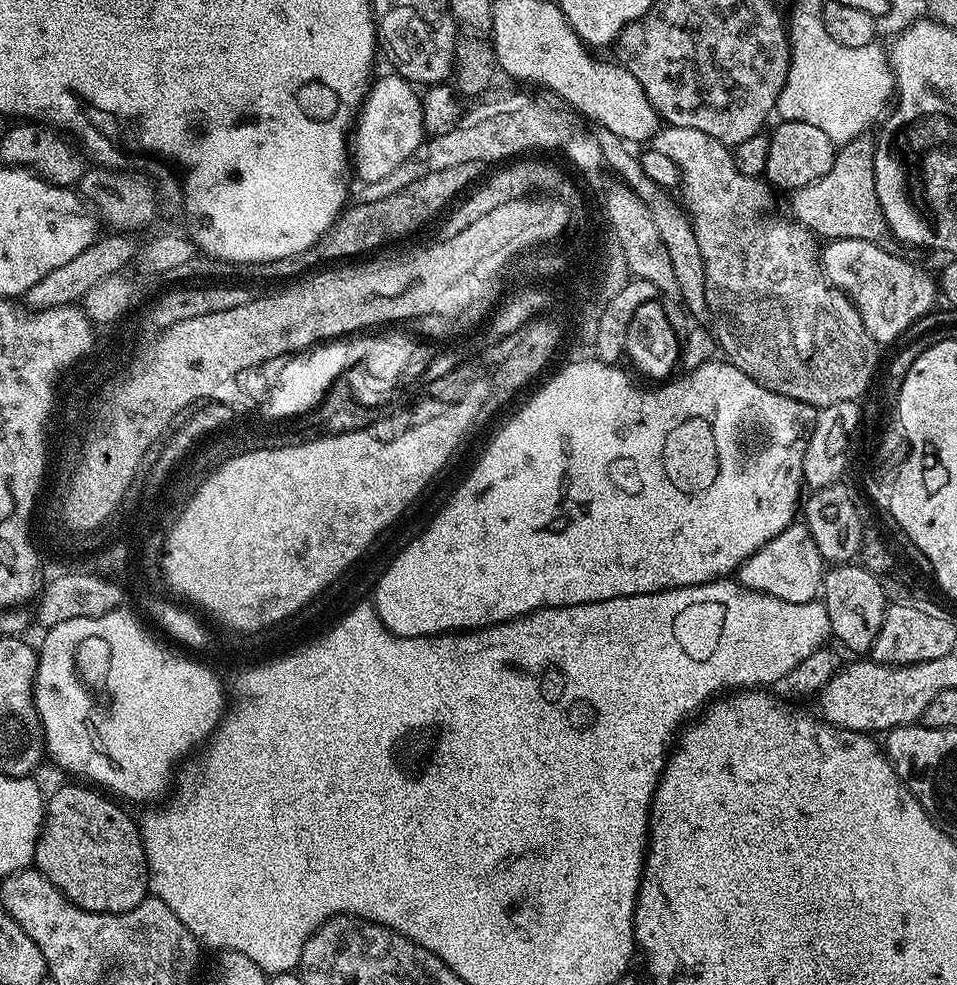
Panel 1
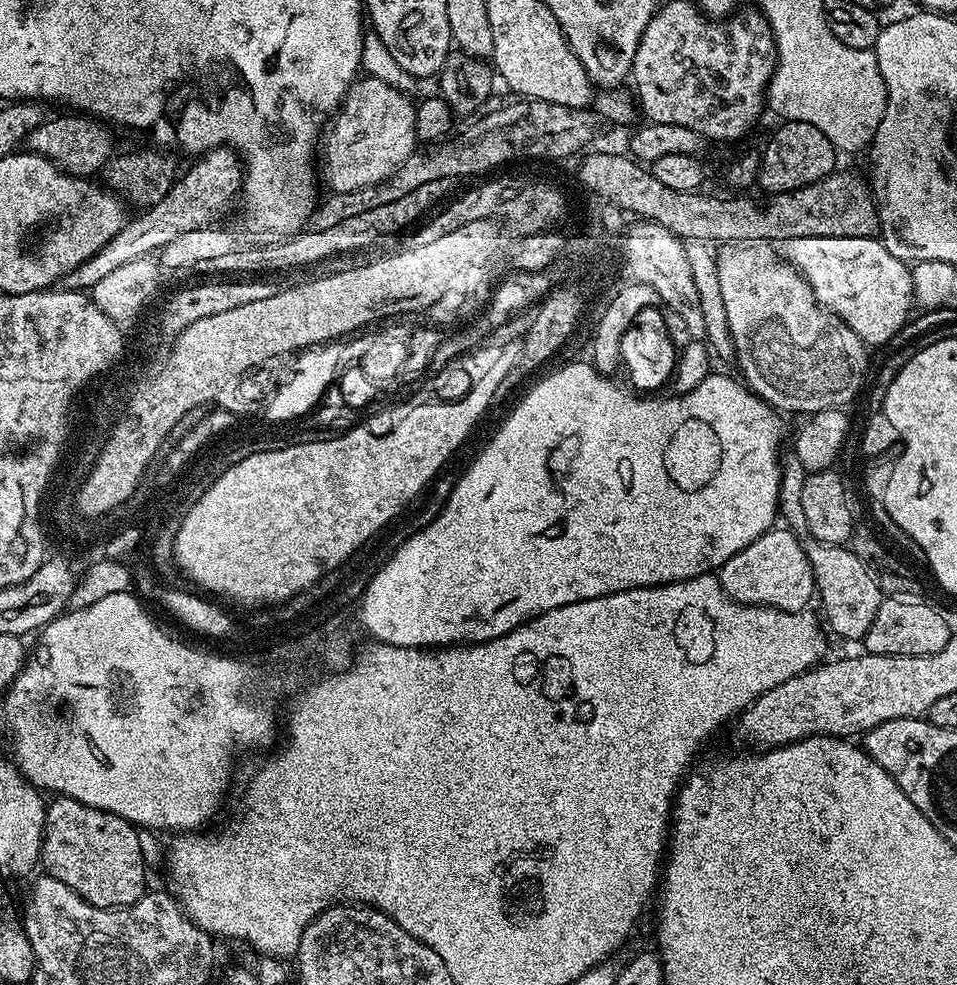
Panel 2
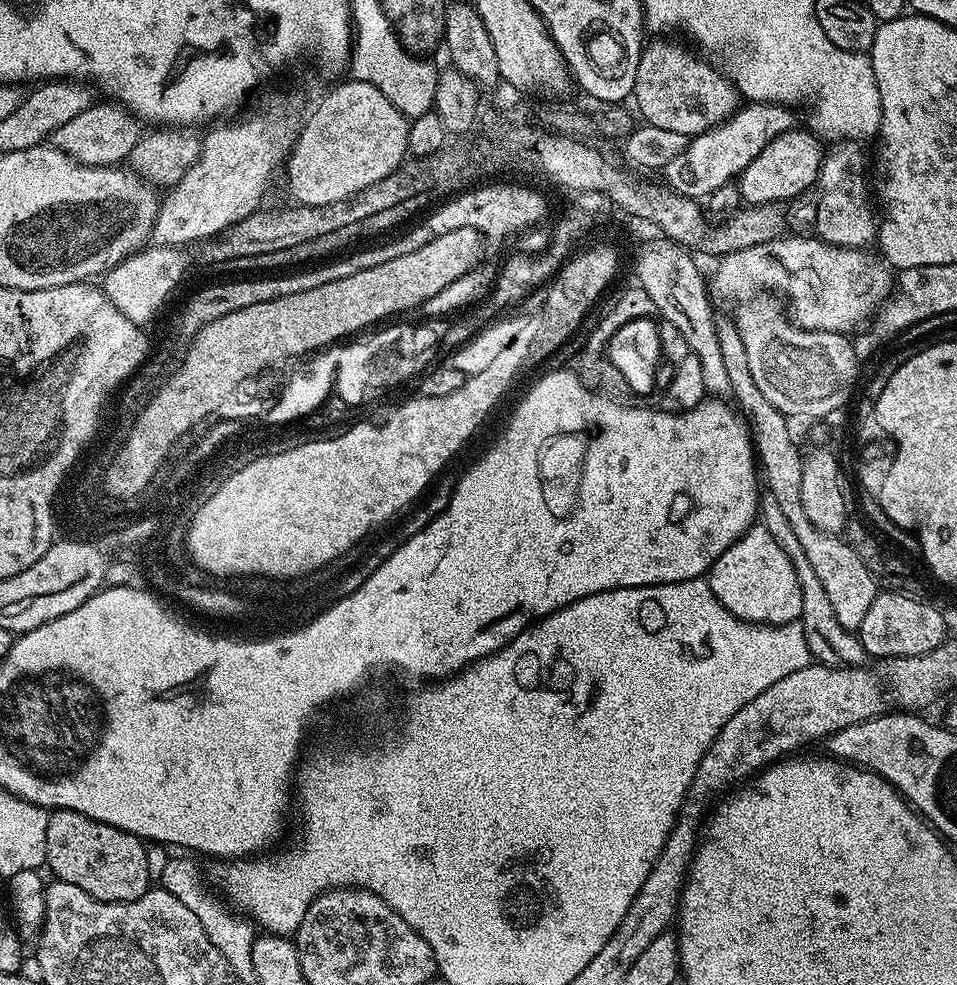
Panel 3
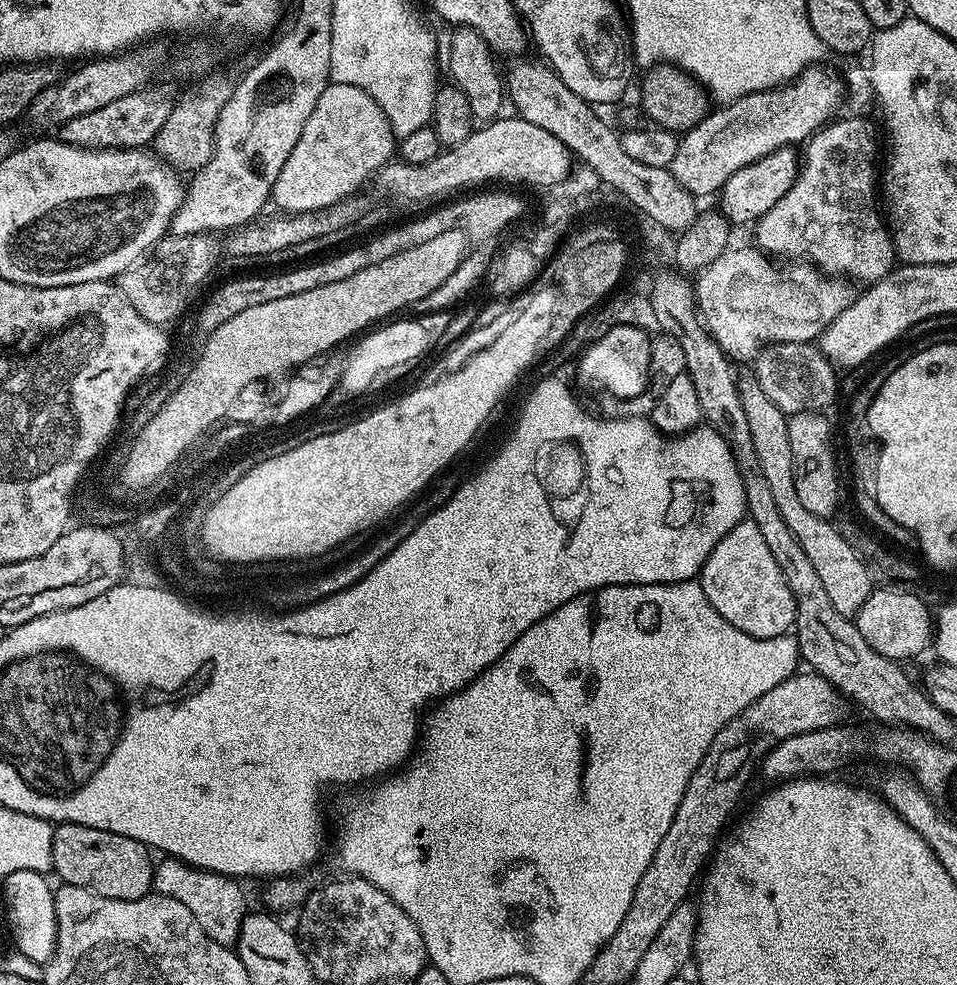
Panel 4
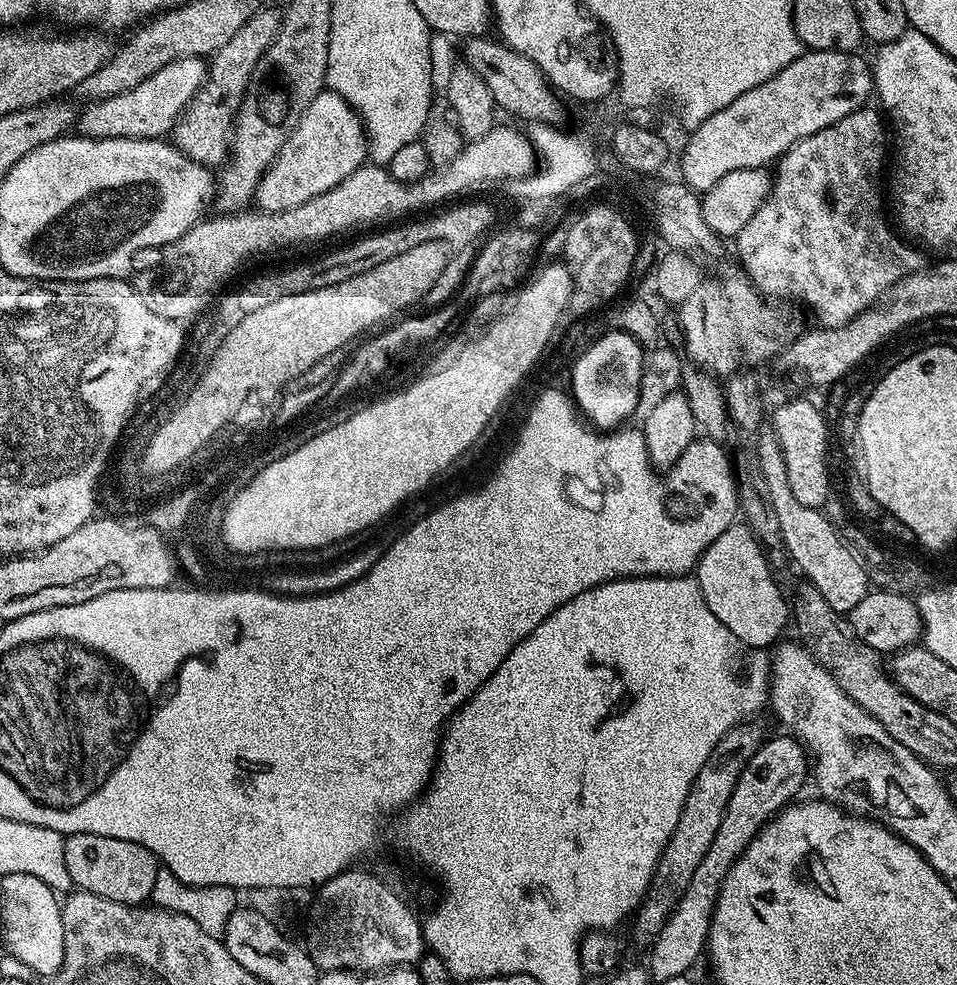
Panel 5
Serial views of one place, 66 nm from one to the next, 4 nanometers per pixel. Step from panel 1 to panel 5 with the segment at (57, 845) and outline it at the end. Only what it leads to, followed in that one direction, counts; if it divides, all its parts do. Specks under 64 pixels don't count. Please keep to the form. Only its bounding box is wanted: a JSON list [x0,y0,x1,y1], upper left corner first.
[64,834,158,906]

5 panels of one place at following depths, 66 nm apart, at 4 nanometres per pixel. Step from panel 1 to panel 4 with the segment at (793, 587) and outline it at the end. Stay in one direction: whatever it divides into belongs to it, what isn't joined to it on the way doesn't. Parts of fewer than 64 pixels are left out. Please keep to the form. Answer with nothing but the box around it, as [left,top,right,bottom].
[698,520,796,638]

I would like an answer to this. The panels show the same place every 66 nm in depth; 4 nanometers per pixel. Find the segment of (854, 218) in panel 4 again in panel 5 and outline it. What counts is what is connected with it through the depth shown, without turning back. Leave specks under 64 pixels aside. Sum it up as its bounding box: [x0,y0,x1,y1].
[734,106,925,328]

